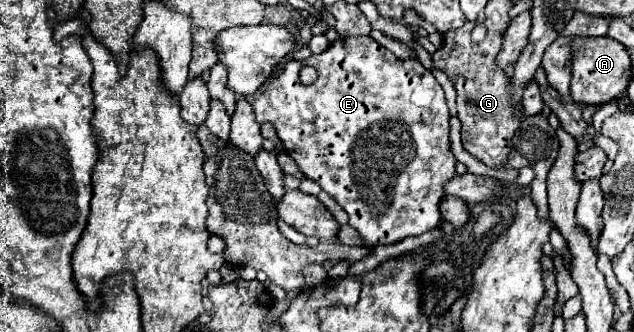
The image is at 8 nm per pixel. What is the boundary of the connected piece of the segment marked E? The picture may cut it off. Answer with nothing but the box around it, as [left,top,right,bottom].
[251,37,457,247]

